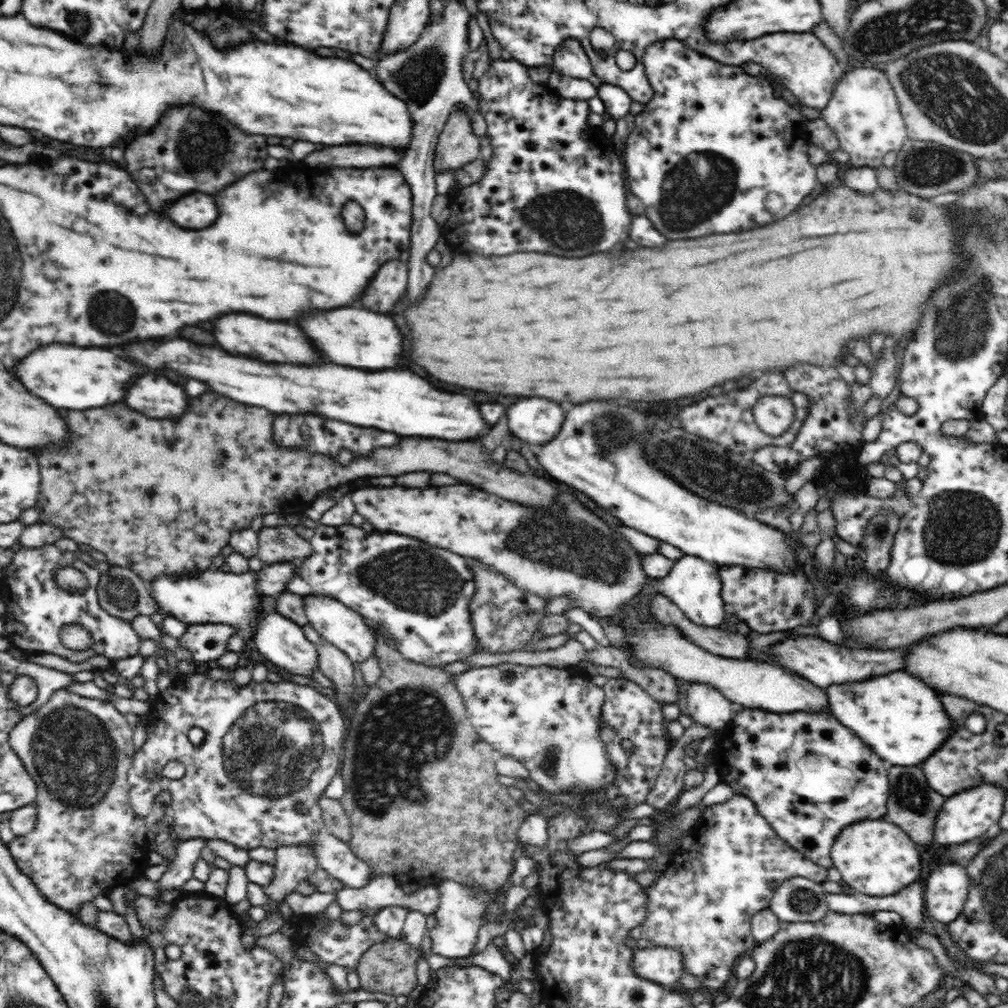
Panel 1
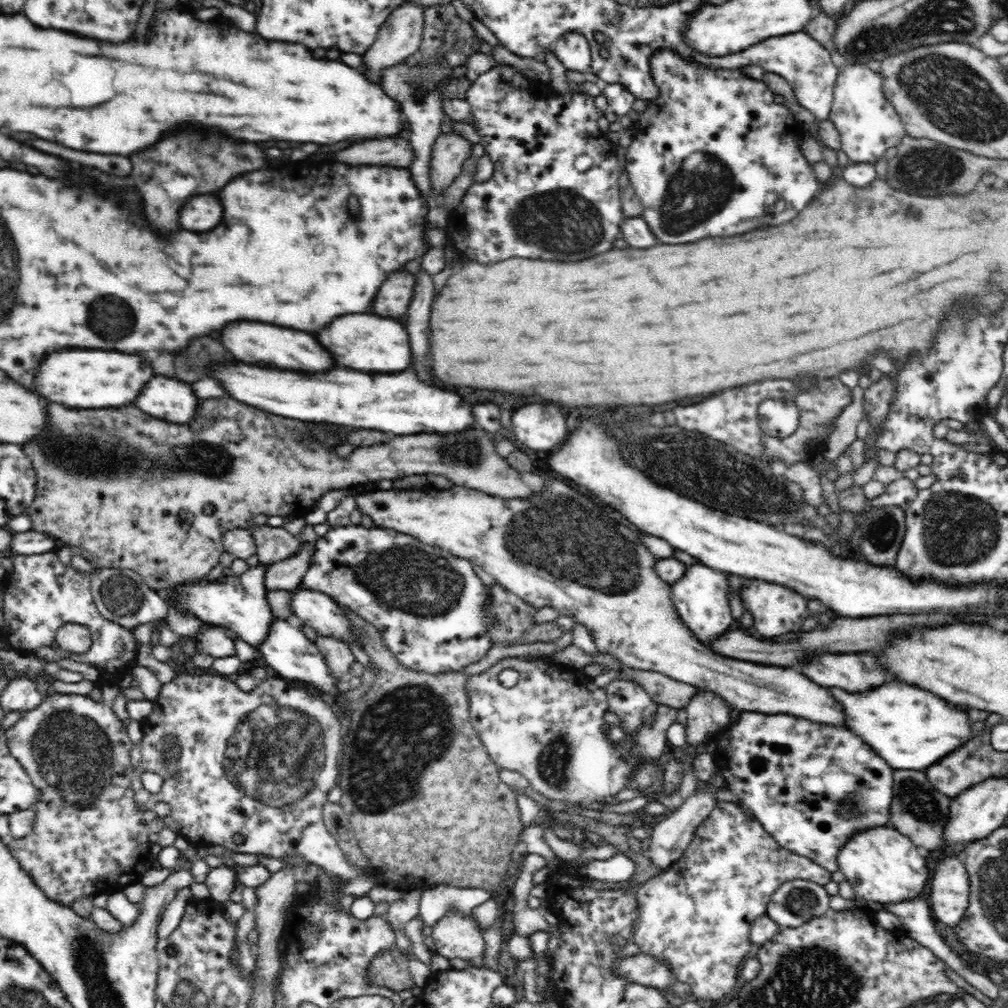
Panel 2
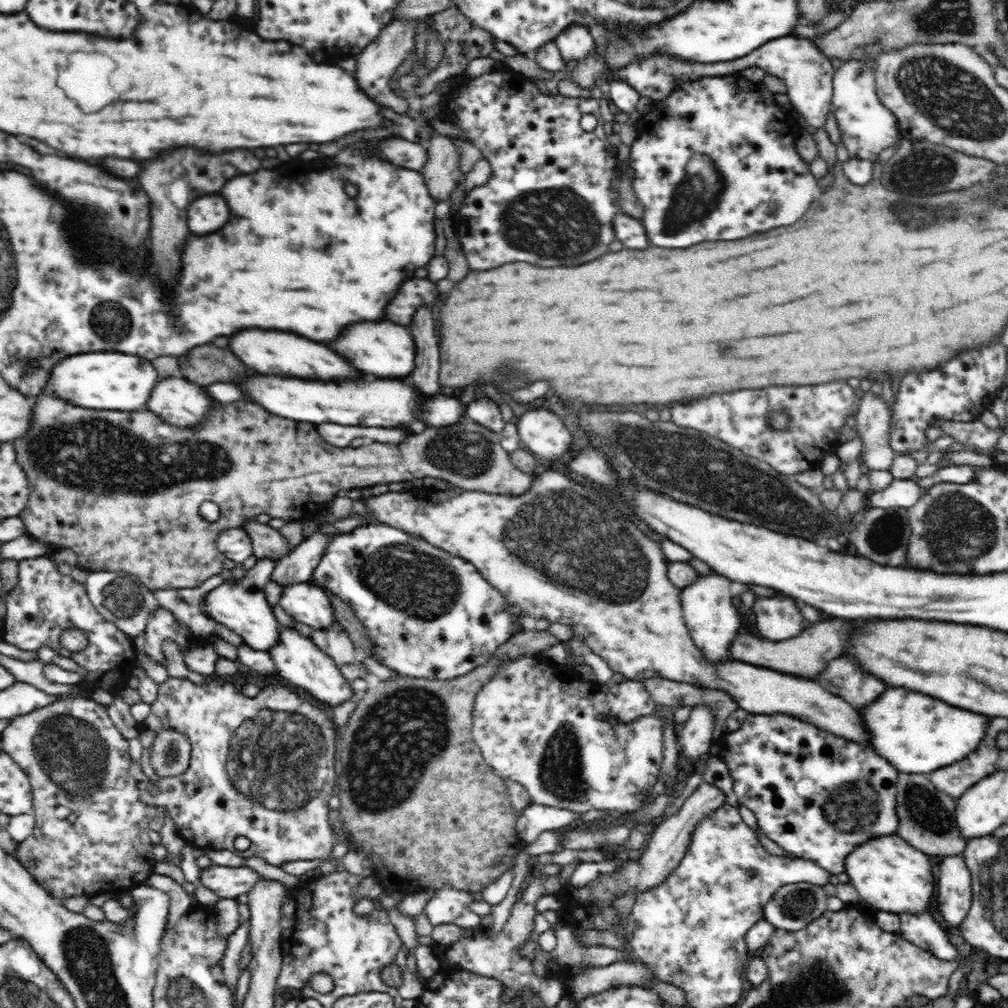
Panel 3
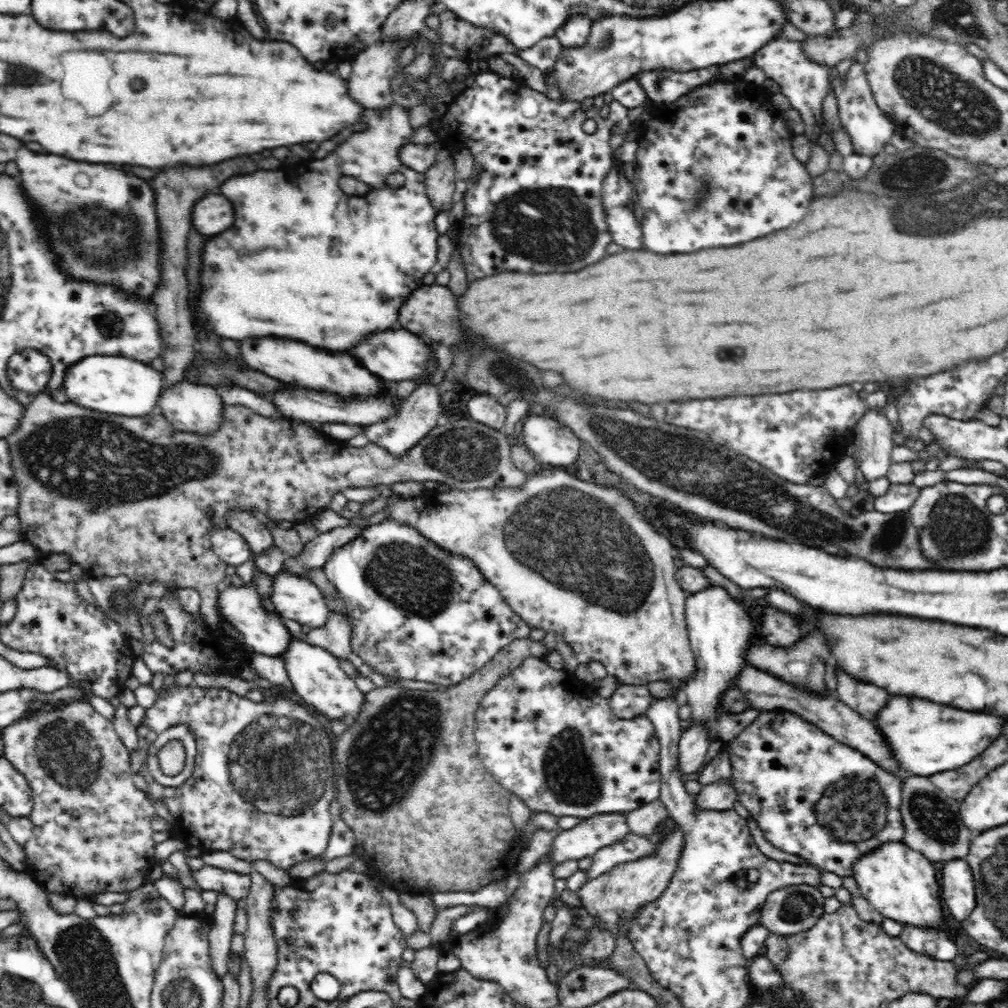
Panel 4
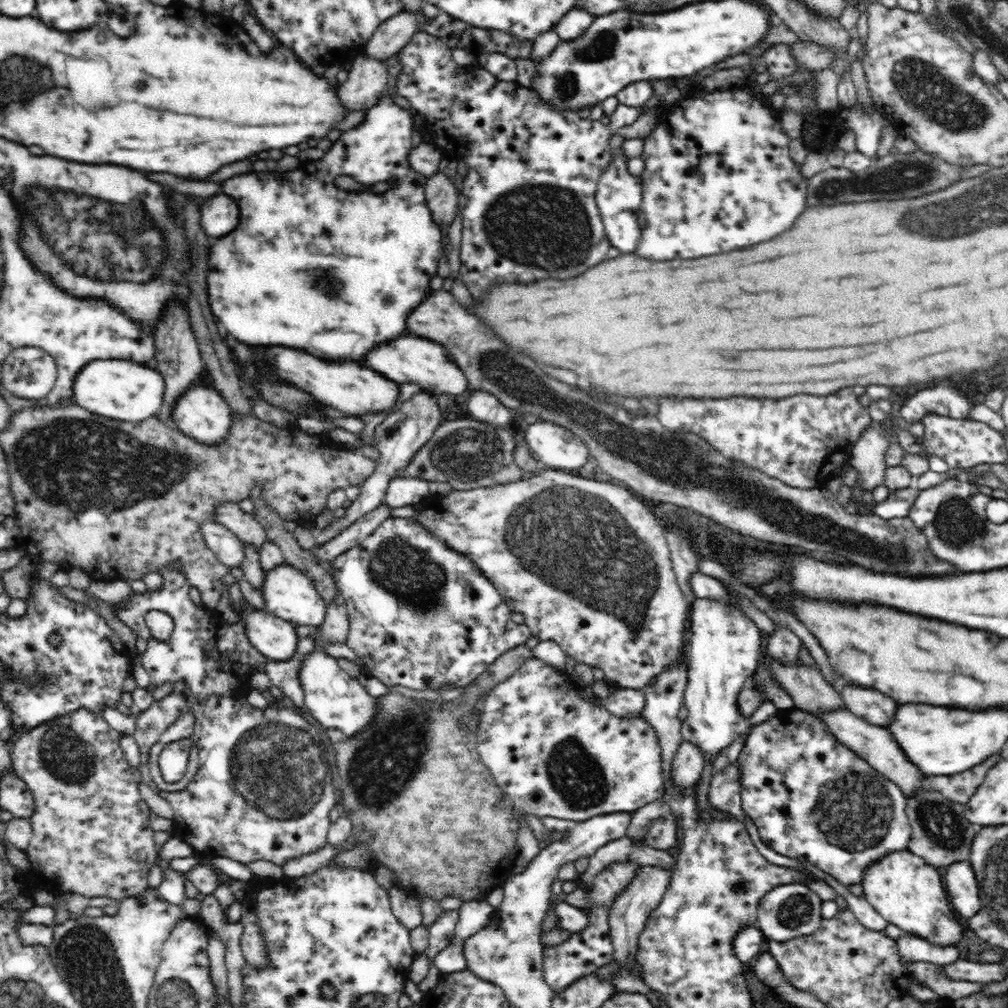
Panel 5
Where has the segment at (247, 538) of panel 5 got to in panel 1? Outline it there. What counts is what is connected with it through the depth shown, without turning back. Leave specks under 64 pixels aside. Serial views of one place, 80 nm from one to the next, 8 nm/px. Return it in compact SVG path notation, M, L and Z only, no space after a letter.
M280 525L259 530L257 556L265 565L283 562L300 562L312 554L311 543L294 529Z

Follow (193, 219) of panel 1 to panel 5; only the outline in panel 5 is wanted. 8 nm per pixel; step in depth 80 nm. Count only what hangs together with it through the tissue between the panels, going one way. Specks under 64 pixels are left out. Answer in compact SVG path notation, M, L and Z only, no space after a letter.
M225 194L206 197L201 202L202 228L208 236L230 234L240 222L240 208L236 200Z

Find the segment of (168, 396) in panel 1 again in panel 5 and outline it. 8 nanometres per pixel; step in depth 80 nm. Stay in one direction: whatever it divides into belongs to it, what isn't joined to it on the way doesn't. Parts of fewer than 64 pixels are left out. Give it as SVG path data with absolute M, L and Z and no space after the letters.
M197 385L188 390L188 393L180 396L174 412L172 412L172 424L186 436L197 440L200 444L222 444L228 438L230 424L232 424L232 412L229 404L216 390Z

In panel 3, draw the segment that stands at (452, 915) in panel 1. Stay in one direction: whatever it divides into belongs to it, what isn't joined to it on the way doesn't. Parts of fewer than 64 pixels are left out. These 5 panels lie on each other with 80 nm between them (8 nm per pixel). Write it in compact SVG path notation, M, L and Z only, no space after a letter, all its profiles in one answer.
M536 870L529 874L529 880L524 883L517 901L513 904L511 915L499 933L488 935L481 933L477 928L460 928L448 923L434 926L431 938L438 948L441 948L442 956L452 961L457 968L496 978L506 989L514 990L517 996L523 994L532 998L532 994L536 994L544 1006L557 1006L565 995L562 981L538 976L532 967L532 959L522 957L520 953L520 946L533 934L536 902L543 896L556 894L562 886L553 876L542 878L538 873Z

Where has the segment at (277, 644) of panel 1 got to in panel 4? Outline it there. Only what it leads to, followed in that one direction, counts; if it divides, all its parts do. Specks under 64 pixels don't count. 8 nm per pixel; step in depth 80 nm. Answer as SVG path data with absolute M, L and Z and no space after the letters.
M293 638L280 658L287 667L295 692L304 700L303 704L308 704L318 714L327 716L331 723L332 720L342 718L354 719L360 714L366 694L356 687L354 679L349 678L340 668L339 659L328 650Z

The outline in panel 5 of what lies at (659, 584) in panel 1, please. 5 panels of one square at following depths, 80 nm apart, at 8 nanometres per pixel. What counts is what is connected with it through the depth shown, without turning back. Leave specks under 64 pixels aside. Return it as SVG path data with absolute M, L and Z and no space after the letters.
M698 598L692 602L690 613L688 613L690 627L688 630L688 644L686 645L689 660L687 685L683 696L683 704L688 709L687 718L681 722L682 740L695 744L702 752L705 760L715 760L716 756L728 748L734 740L744 735L748 728L766 722L777 714L778 709L768 700L765 700L760 708L752 716L745 717L738 709L738 694L740 690L748 685L748 682L757 670L762 660L764 634L757 625L740 610L722 601L714 601Z

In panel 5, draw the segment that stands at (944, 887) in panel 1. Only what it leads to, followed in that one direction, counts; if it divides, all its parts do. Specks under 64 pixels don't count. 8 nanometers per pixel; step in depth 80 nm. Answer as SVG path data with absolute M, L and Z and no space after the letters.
M969 861L954 862L946 867L946 894L954 913L972 918L981 909L978 881Z

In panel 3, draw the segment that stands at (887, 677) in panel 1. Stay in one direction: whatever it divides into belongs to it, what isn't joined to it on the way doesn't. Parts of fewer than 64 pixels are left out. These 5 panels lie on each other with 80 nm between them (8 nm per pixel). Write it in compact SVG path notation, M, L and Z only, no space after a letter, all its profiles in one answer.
M886 688L872 706L858 710L870 734L870 744L898 772L929 774L938 768L960 762L974 752L985 738L989 726L987 715L960 710L924 694L912 694L908 689Z

